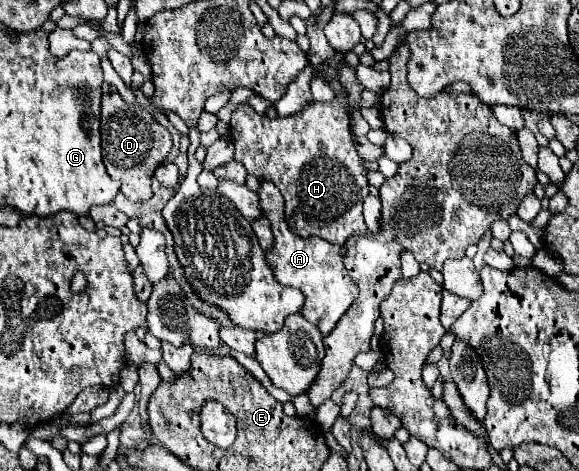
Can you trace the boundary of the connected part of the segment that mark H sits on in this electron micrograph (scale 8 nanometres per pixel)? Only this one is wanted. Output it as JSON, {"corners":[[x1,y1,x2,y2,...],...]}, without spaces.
{"corners":[[336,53,336,57,326,63,340,71,340,83,346,87,348,99,336,95,330,103,314,101,302,111,278,119,258,115,248,103,242,103,232,113,230,137,234,159,240,161,250,175,268,179,280,189,286,201,286,221,292,225,292,231,300,233,300,237,314,235,334,243,344,255,348,237,368,233,362,203,370,195,370,185,364,159,358,155,350,131,350,115,354,109,360,109,362,85,354,69,344,65,342,59,344,55]]}

